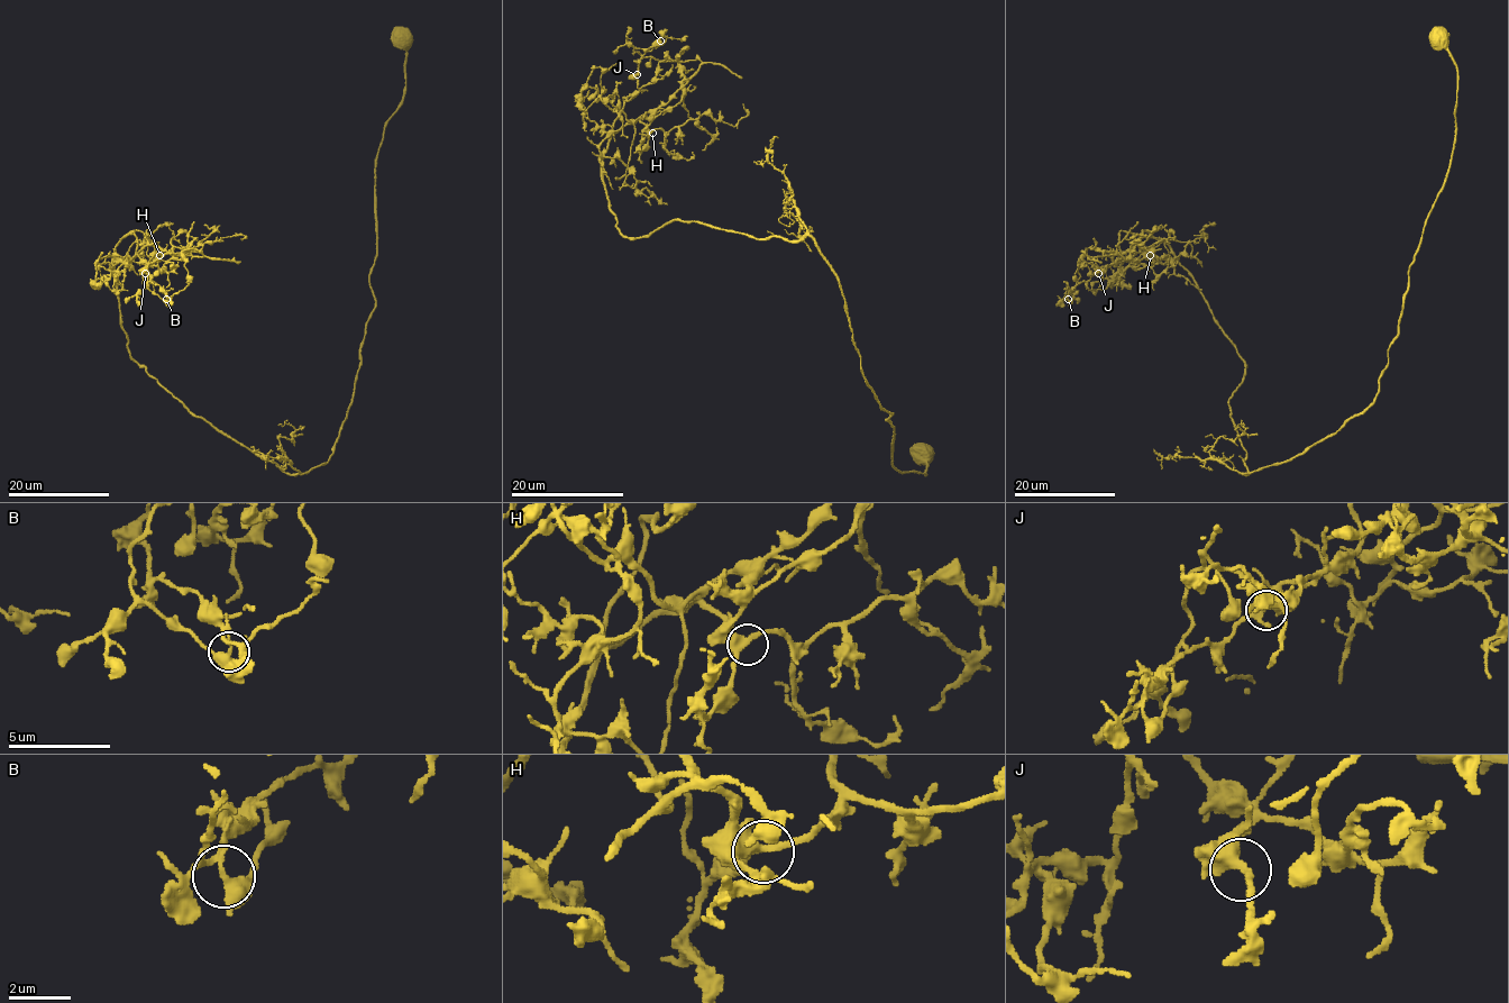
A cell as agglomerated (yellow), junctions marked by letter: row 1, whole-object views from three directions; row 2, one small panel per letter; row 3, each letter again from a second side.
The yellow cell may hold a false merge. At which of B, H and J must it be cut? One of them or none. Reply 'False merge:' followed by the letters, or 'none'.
False merge: B

